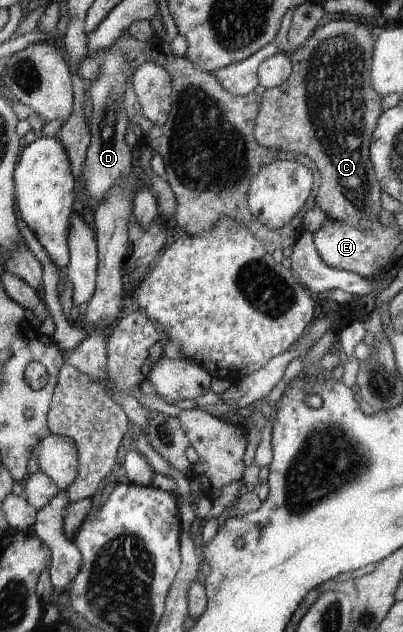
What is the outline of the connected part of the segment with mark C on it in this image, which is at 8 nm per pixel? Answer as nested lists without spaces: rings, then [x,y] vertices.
[[[333,20],[322,26],[322,31],[314,30],[314,33],[308,37],[307,42],[297,50],[289,53],[292,64],[292,73],[290,77],[278,87],[268,89],[262,96],[261,108],[254,120],[253,134],[254,139],[262,146],[275,150],[284,150],[288,152],[300,152],[316,166],[320,172],[320,186],[315,197],[315,205],[318,206],[327,215],[328,219],[342,222],[343,224],[357,227],[361,230],[369,230],[374,221],[378,221],[379,213],[382,209],[382,188],[378,183],[373,163],[369,158],[369,143],[372,132],[376,129],[379,115],[383,112],[382,96],[374,89],[371,82],[371,65],[373,63],[373,47],[375,46],[376,30],[369,28],[360,21]]]

